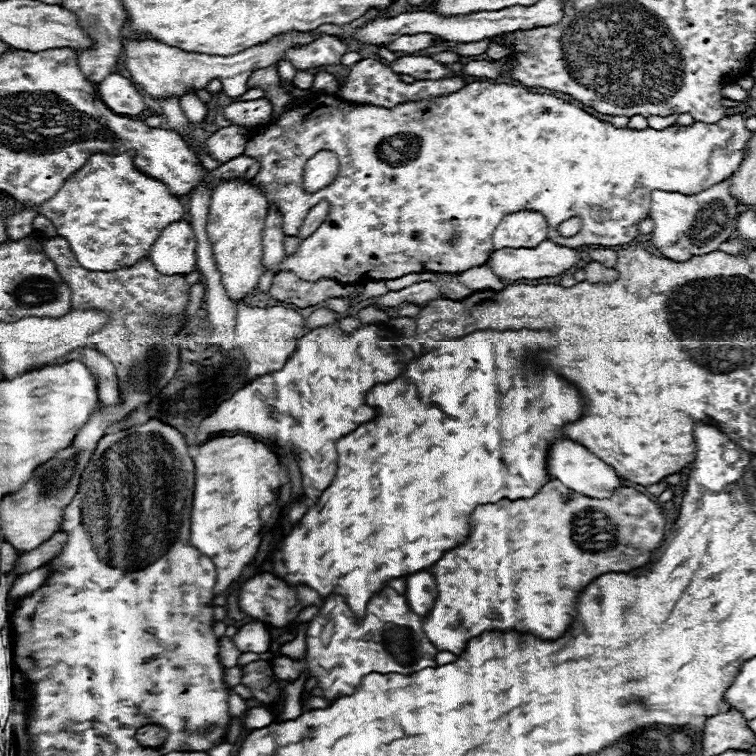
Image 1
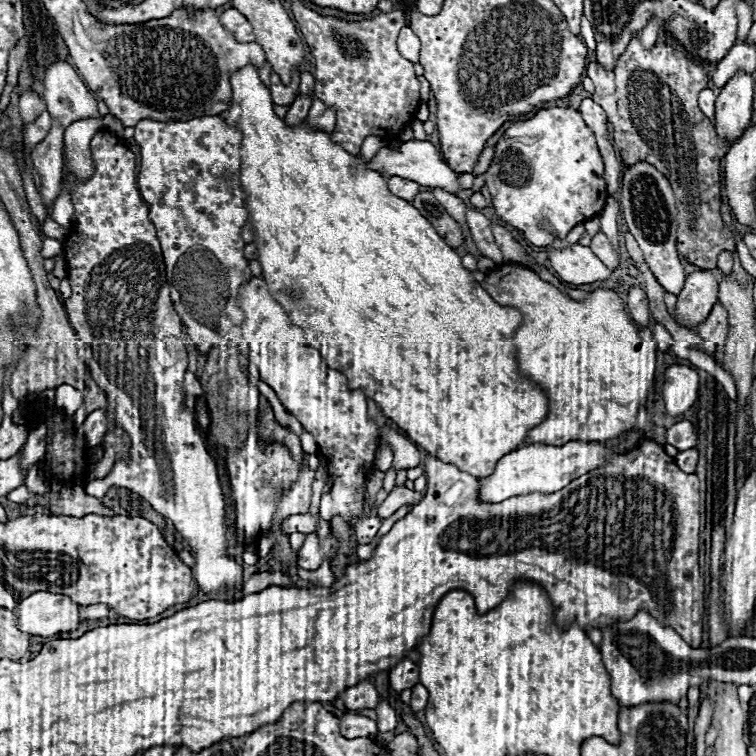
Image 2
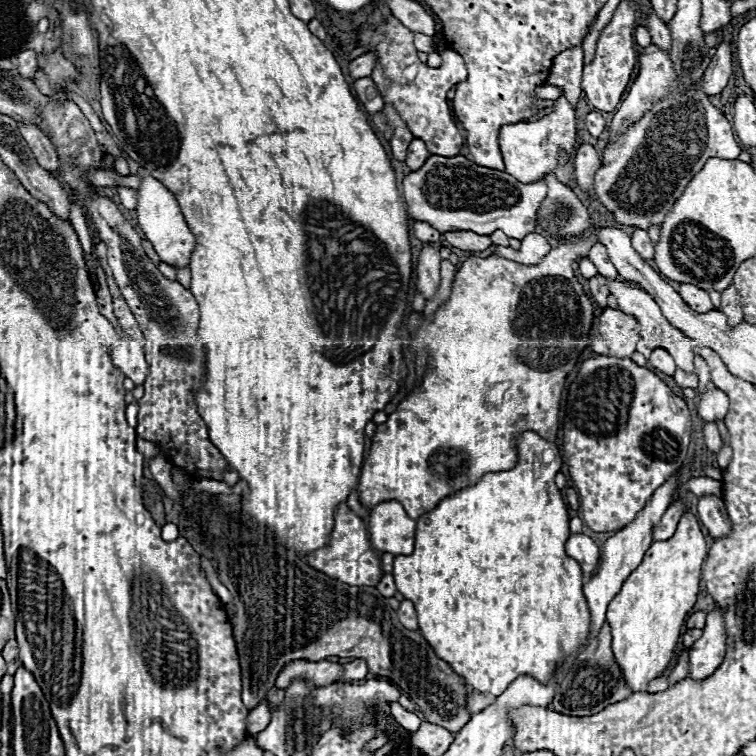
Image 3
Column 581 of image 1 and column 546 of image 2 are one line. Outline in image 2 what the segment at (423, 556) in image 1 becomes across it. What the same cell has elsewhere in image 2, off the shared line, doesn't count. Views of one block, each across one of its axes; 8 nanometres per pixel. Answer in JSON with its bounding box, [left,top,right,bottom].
[226,66,548,478]

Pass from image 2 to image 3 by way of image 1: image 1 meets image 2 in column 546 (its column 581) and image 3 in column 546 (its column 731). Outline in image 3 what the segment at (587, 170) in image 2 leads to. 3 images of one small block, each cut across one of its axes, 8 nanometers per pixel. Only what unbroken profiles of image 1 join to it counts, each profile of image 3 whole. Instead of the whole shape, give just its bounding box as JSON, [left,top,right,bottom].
[500,96,578,184]

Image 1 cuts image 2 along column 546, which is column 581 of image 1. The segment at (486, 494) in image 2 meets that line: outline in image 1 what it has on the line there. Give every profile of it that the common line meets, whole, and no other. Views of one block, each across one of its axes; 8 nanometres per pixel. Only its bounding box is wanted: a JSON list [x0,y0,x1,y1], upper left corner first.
[546,438,622,498]

